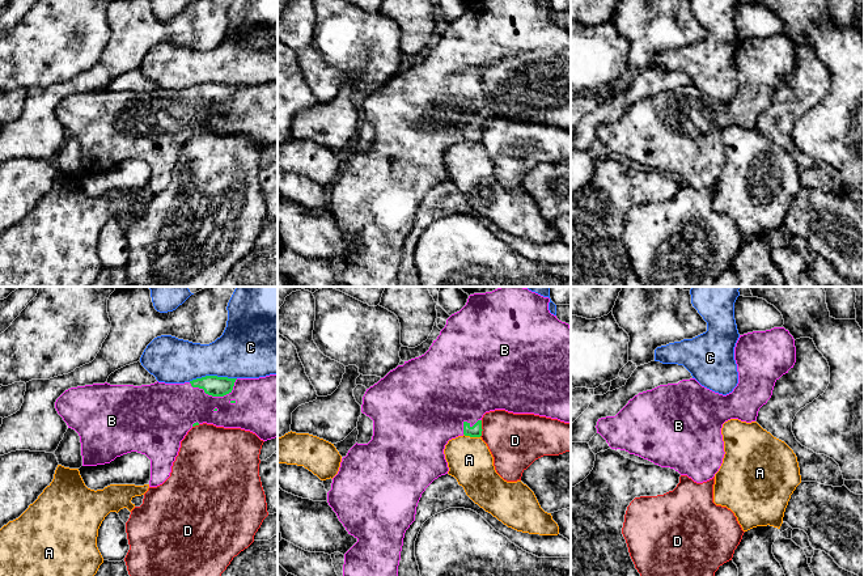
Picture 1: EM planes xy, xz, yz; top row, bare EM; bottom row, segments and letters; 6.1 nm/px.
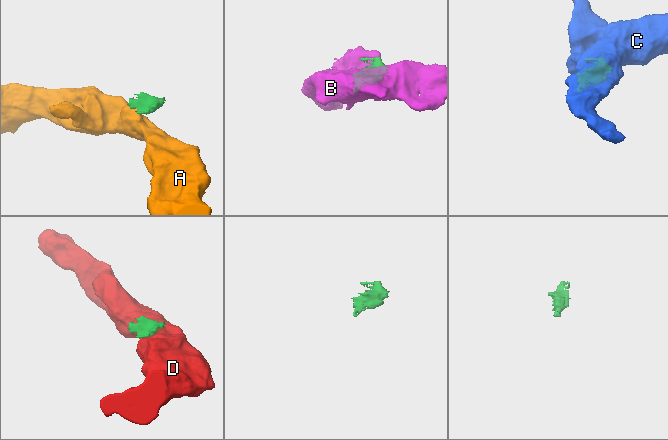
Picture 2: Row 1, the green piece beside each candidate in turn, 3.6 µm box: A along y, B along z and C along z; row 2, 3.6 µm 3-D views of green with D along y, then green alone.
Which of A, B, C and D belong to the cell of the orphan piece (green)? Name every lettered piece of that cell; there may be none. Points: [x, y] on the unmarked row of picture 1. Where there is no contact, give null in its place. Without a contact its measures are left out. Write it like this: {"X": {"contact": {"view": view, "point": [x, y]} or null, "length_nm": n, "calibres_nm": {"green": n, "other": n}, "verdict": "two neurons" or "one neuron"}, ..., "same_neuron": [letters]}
{"A": {"contact": {"view": "xz", "point": [471, 143]}, "length_nm": 110, "calibres_nm": {"green": 80, "other": 280}, "verdict": "two neurons"}, "B": {"contact": {"view": "xy", "point": [215, 102]}, "length_nm": 300, "calibres_nm": {"green": 130, "other": 280}, "verdict": "one neuron"}, "C": {"contact": {"view": "xy", "point": [212, 83]}, "length_nm": 300, "calibres_nm": {"green": 130, "other": 340}, "verdict": "two neurons"}, "D": {"contact": {"view": "xz", "point": [481, 135]}, "length_nm": 110, "calibres_nm": {"green": 80, "other": 340}, "verdict": "two neurons"}, "same_neuron": ["B"]}

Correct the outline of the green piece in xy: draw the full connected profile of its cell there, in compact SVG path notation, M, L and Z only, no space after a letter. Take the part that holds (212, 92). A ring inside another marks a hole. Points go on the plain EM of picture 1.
M278 80L259 85L228 85L206 82L185 90L154 89L151 92L93 90L71 94L55 109L58 120L80 143L82 173L105 171L123 161L137 158L151 166L149 194L162 191L171 179L181 148L187 139L207 130L224 135L241 135L267 148L278 144Z

